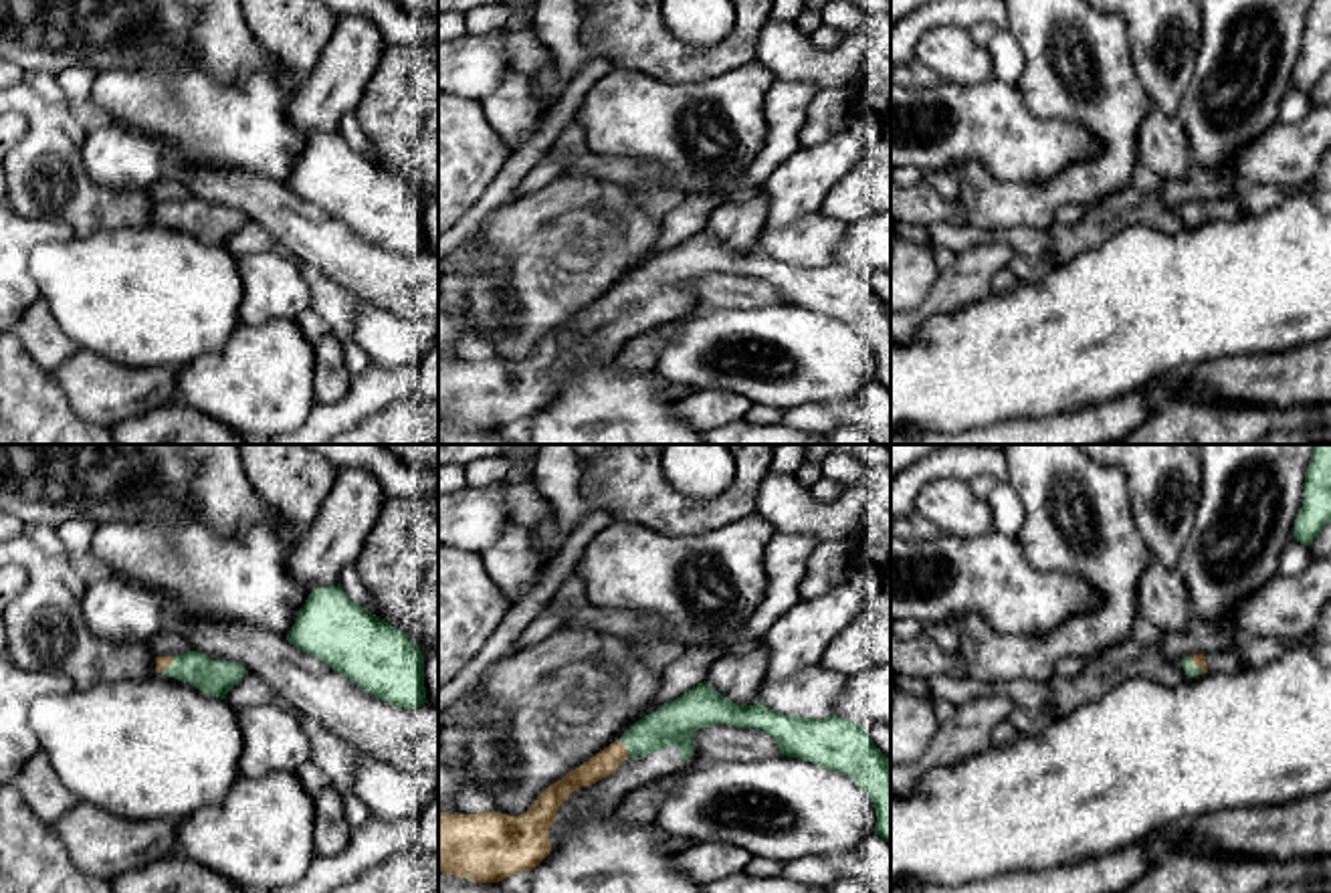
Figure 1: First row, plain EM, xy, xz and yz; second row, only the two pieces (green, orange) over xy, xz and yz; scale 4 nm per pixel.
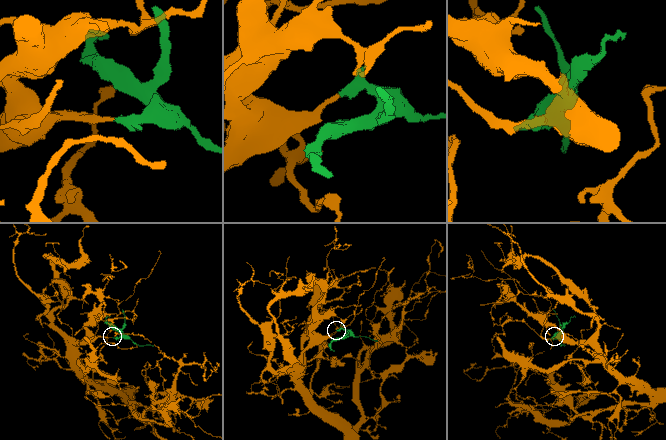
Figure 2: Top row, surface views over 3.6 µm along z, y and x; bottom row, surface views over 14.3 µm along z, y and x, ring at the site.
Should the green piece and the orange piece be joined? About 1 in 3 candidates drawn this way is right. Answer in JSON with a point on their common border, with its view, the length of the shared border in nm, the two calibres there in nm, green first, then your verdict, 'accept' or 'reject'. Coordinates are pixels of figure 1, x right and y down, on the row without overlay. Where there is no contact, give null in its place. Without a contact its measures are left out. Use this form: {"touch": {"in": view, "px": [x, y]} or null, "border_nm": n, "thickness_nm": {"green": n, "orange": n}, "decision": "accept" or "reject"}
{"touch": {"in": "xz", "px": [627, 295]}, "border_nm": 80, "thickness_nm": {"green": 180, "orange": 100}, "decision": "accept"}

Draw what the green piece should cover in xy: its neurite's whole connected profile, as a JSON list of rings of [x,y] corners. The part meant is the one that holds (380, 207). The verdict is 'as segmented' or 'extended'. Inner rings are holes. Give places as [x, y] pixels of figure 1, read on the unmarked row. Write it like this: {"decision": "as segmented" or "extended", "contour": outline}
{"decision": "as segmented", "contour": [[[339,131],[307,143],[287,188],[382,249],[406,257],[428,251],[420,194],[351,150]]]}

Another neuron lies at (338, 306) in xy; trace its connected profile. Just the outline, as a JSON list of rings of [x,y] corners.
[[[246,220],[228,240],[226,246],[234,257],[248,253],[277,253],[291,261],[309,287],[311,307],[325,319],[331,333],[343,343],[353,339],[355,317],[370,307],[368,301],[333,281],[321,267],[297,257],[281,240],[277,240],[265,226]]]

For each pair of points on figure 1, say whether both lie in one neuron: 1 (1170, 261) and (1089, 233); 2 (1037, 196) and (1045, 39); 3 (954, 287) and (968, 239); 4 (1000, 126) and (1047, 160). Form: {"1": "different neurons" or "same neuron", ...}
{"1": "different neurons", "2": "same neuron", "3": "different neurons", "4": "same neuron"}

